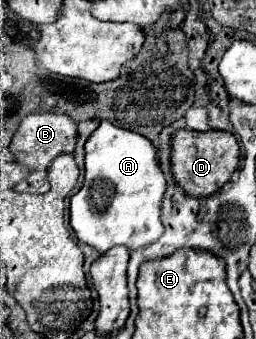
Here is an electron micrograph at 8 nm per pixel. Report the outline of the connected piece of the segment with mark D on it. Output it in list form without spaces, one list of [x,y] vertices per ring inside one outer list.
[[[180,129],[174,133],[172,139],[172,177],[178,181],[178,185],[196,199],[206,199],[212,193],[216,193],[224,183],[230,181],[234,171],[240,163],[240,145],[236,143],[236,137],[228,131],[190,131]]]

